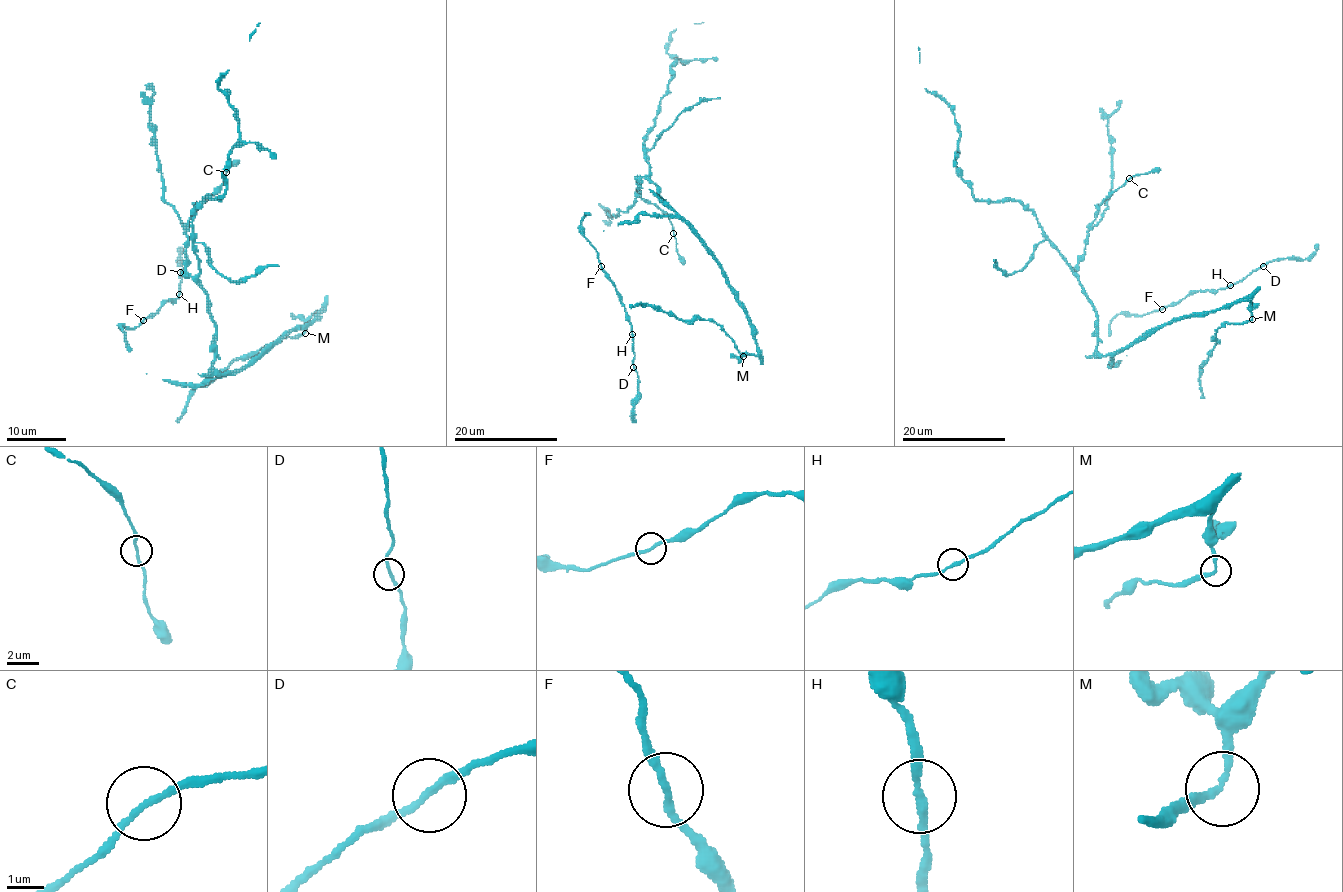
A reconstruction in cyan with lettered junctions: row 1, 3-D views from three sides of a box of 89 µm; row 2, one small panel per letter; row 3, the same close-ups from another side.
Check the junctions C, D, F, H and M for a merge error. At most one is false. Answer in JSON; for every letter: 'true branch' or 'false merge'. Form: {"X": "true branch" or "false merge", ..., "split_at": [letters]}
{"C": "true branch", "D": "true branch", "F": "true branch", "H": "true branch", "M": "true branch", "split_at": []}

